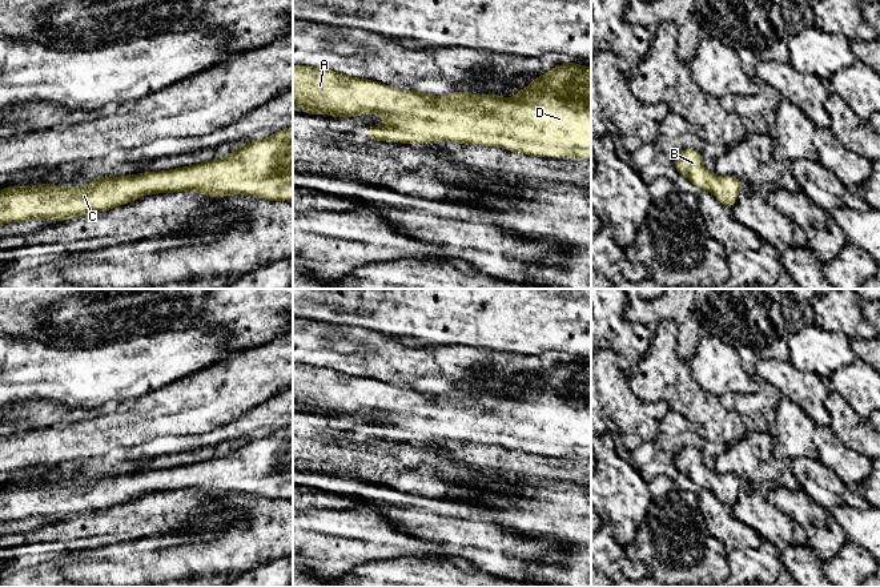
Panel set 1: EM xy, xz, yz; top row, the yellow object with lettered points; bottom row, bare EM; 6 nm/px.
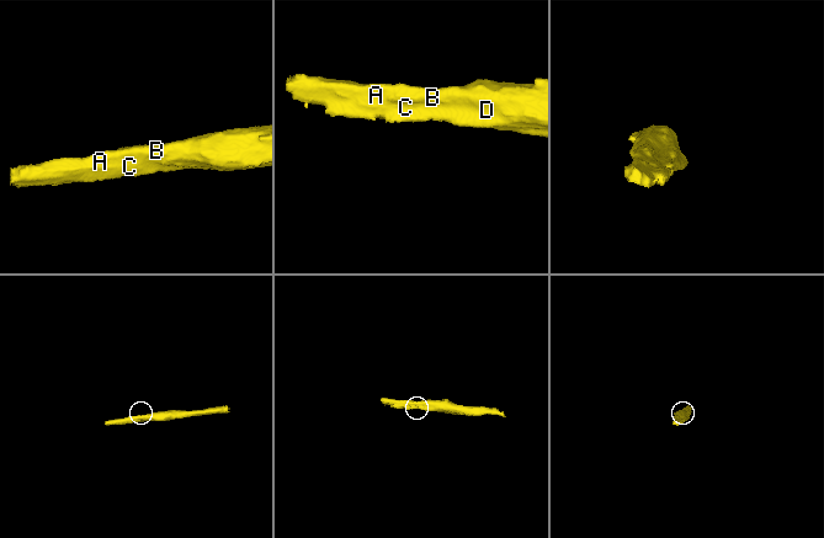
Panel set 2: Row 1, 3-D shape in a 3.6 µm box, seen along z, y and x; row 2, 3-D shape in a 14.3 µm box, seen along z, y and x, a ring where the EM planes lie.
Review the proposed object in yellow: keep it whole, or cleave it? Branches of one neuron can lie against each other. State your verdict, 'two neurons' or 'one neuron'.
one neuron

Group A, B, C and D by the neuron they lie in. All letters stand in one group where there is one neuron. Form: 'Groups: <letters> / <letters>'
Groups: A B C D

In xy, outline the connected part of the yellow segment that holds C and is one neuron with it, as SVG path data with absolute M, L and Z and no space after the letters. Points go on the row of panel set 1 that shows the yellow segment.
M293 125L244 144L225 157L169 170L104 177L85 186L12 185L0 190L0 225L33 218L65 221L136 201L149 193L244 194L293 202Z

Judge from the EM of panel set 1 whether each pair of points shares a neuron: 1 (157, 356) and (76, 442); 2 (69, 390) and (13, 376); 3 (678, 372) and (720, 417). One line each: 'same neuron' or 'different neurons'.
1: different neurons
2: same neuron
3: same neuron

